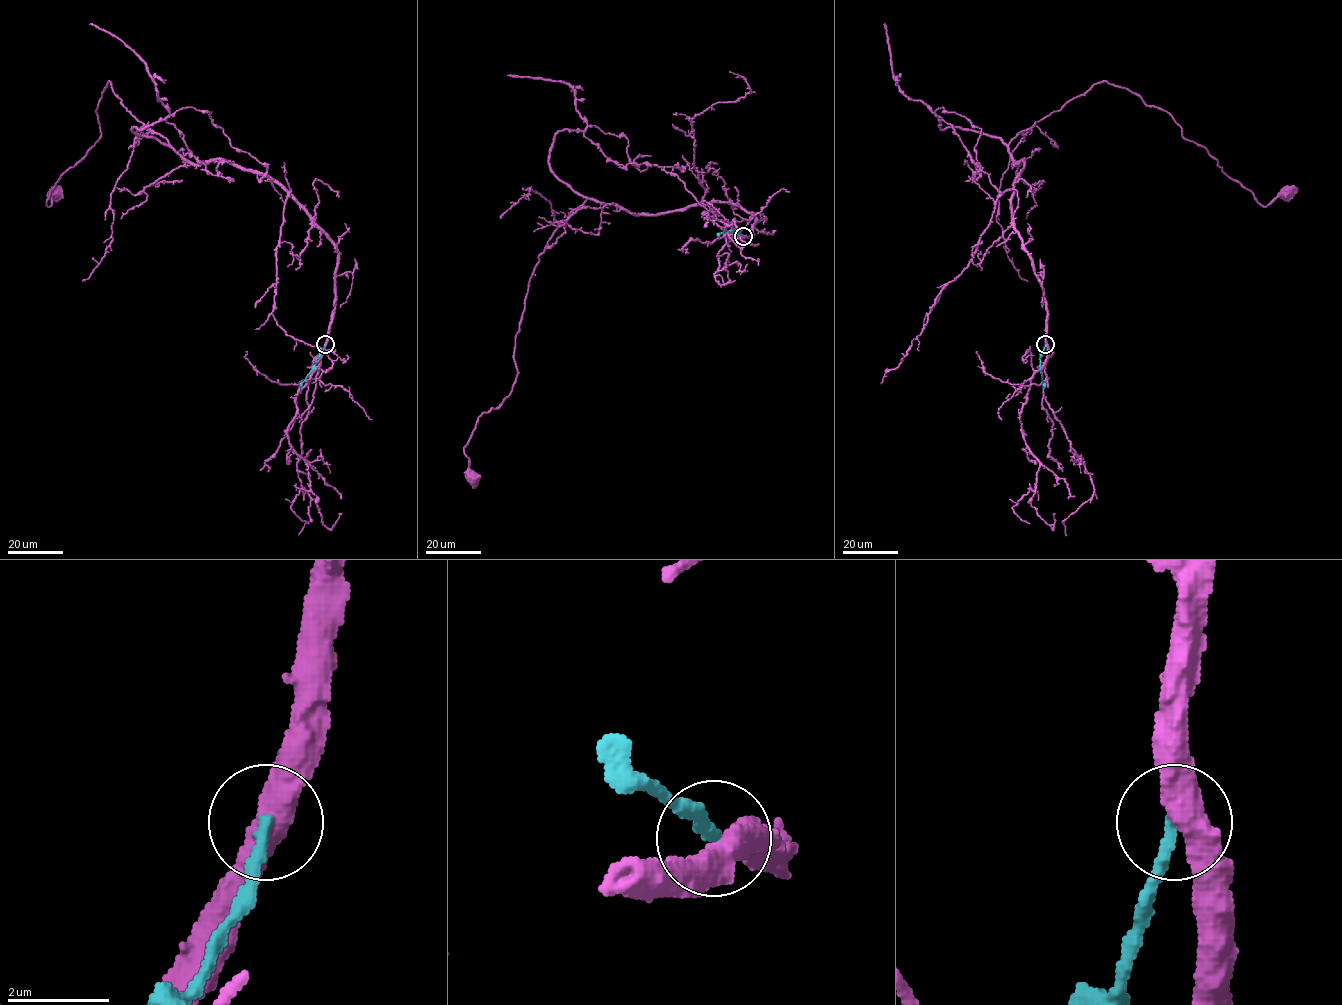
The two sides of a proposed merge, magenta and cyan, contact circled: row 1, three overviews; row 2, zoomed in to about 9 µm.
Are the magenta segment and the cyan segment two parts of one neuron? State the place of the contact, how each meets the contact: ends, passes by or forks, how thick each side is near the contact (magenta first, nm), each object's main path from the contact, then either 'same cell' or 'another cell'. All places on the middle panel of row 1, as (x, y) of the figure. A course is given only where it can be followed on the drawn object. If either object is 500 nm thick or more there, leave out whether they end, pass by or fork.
at (743, 236); 550 nm thick on the magenta side, 240 nm on the other; magenta runs (743, 236), (756, 218), (732, 204), (574, 209), (530, 278), (512, 391), (464, 449), (474, 477); cyan runs (742, 236), (734, 230), (718, 235); another cell

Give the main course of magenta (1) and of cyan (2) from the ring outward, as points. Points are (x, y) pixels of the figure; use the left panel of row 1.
1: (326, 344), (333, 241), (267, 177), (190, 164), (109, 81), (100, 136), (56, 194)
2: (325, 344), (315, 367), (301, 387)

